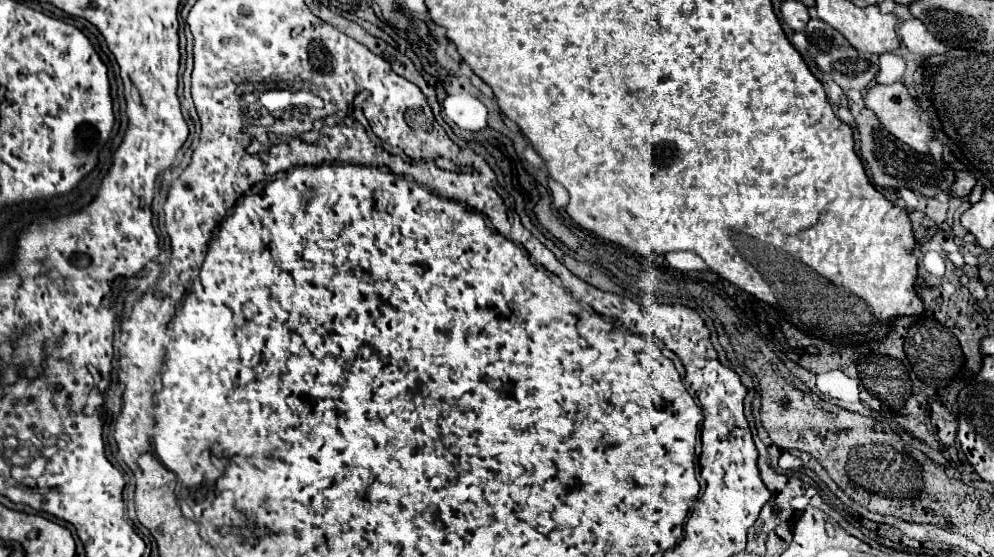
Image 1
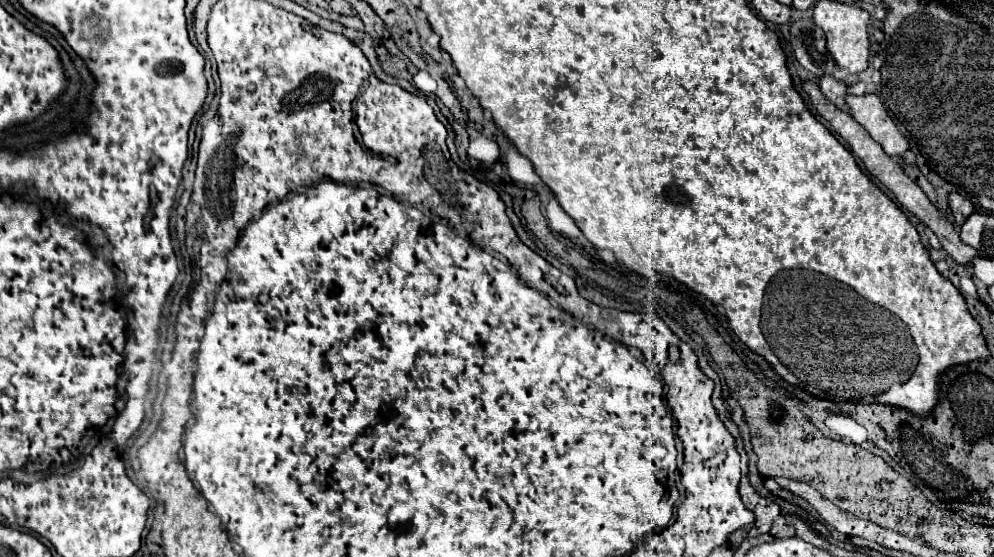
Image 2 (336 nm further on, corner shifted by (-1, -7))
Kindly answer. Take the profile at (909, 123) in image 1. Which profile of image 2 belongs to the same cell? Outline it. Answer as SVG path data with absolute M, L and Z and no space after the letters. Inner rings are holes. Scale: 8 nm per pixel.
M846 95L846 105L852 117L868 131L876 143L882 145L888 155L900 155L908 149L908 141L902 137L876 95Z

